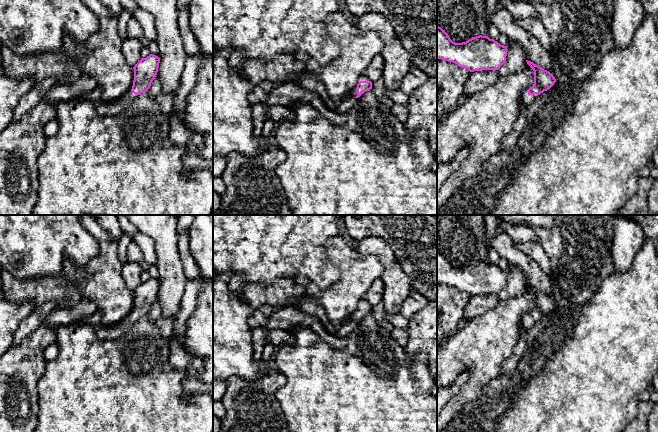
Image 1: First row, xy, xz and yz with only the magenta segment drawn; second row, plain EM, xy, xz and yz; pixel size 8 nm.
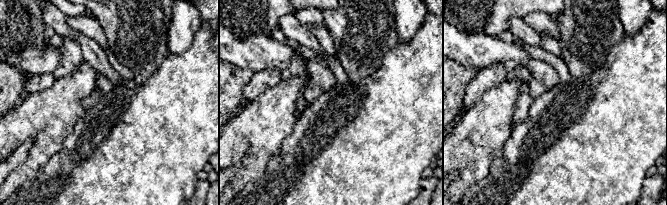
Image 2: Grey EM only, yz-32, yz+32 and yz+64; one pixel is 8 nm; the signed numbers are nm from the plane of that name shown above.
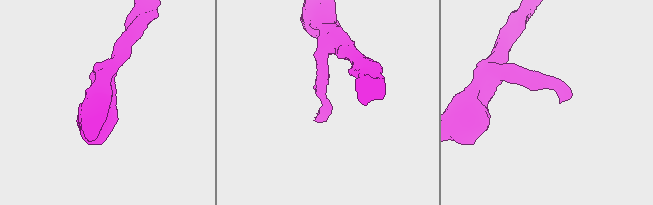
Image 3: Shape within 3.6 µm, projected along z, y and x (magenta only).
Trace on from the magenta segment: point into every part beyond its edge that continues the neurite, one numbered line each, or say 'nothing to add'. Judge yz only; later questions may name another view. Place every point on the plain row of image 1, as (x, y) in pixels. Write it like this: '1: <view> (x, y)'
1: yz (527, 324)

